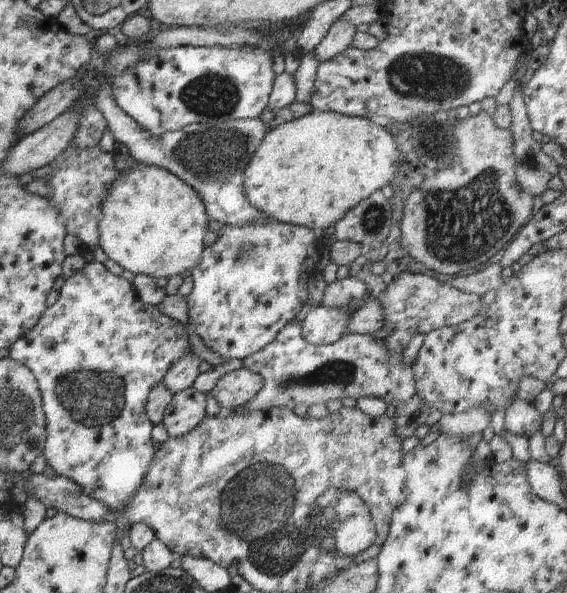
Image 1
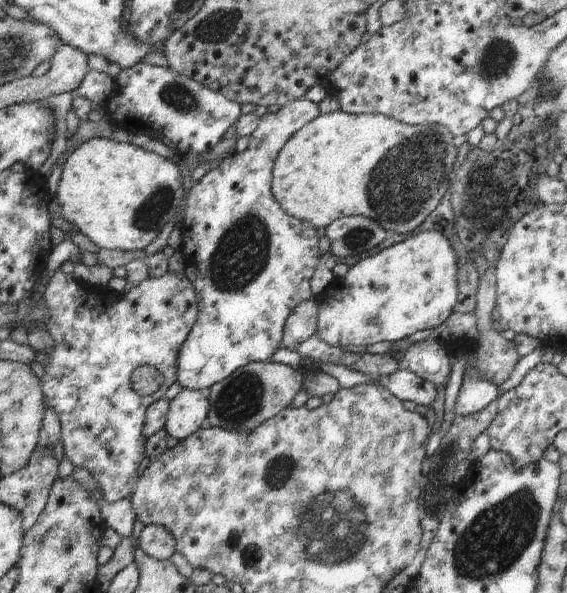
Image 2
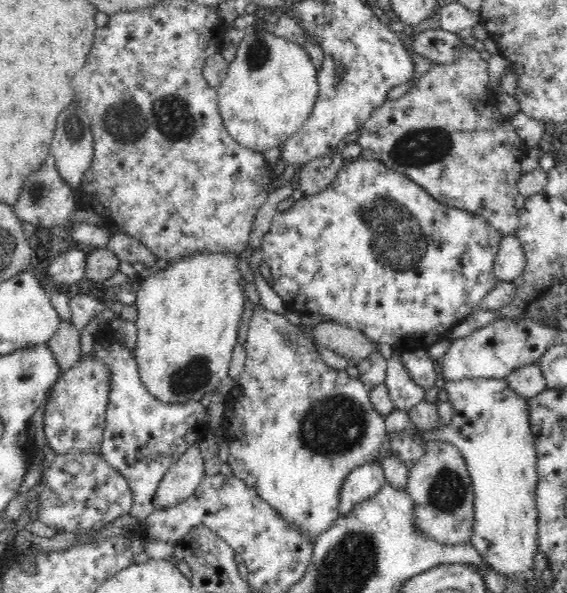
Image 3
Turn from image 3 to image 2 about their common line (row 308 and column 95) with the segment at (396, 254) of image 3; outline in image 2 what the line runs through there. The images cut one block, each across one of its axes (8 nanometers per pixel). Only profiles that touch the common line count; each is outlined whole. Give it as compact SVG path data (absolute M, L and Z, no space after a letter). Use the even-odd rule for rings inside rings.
M61 269L54 272L49 279L48 285L45 286L43 293L43 300L47 304L47 309L49 310L44 323L46 331L48 332L47 338L50 341L50 347L52 347L52 353L46 354L48 356L48 365L45 368L44 379L41 381L41 389L43 397L45 398L45 404L48 407L52 407L58 415L61 424L62 444L64 444L64 457L68 457L68 460L70 460L74 466L81 466L90 472L97 484L101 486L101 491L103 492L102 498L107 503L113 503L125 499L126 497L130 498L137 487L141 469L147 461L145 454L146 439L143 435L143 426L148 405L158 399L164 398L167 387L172 386L172 384L177 381L177 354L184 340L188 338L189 332L192 330L197 317L195 288L185 273L173 273L168 270L167 273L159 278L150 277L142 281L138 286L131 288L125 298L123 298L123 294L123 292L115 293L114 291L110 291L107 286L102 288L90 286L76 278L73 274L67 275ZM142 365L157 368L164 375L166 382L166 384L160 387L153 395L147 397L140 396L136 391L133 391L130 382L132 374L137 373L138 368Z

